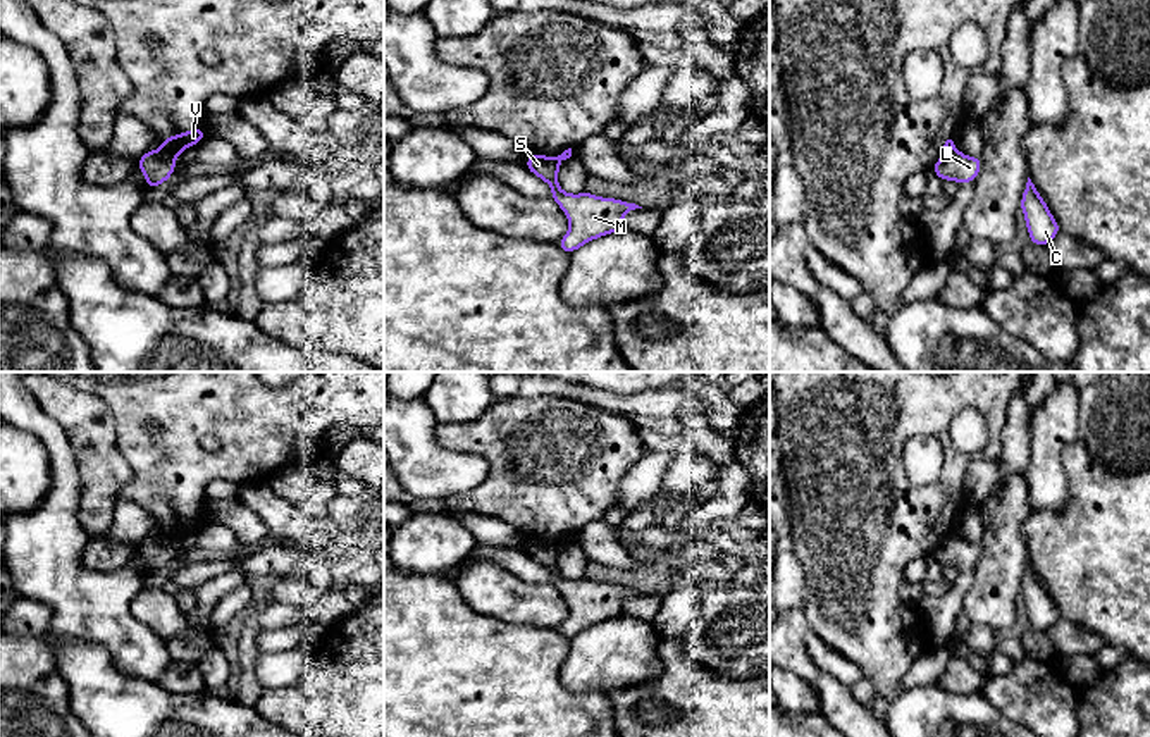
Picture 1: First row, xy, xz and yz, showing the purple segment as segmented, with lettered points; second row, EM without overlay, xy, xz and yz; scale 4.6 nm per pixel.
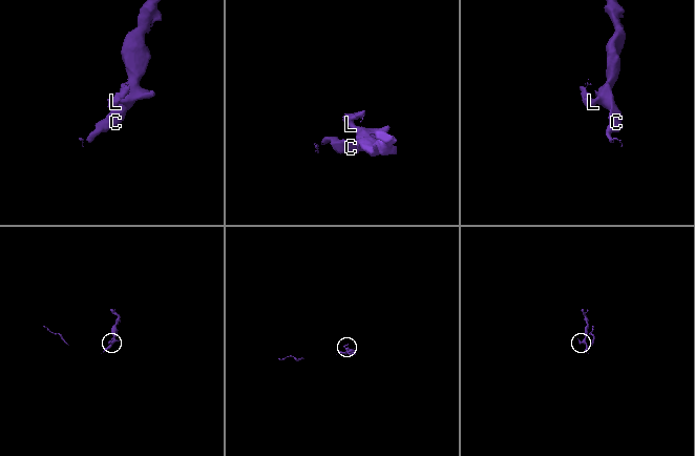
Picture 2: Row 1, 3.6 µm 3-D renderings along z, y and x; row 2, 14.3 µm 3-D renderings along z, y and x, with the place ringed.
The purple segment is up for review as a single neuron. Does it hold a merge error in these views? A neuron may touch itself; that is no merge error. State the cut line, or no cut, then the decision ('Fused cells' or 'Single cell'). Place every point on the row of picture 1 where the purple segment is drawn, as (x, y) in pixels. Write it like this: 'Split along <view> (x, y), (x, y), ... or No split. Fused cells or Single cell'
Split along xy (160, 148), (173, 157). Fused cells

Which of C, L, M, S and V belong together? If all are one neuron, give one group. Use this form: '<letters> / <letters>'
C L M S / V

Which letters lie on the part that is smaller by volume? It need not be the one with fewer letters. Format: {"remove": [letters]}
{"remove": ["V"]}

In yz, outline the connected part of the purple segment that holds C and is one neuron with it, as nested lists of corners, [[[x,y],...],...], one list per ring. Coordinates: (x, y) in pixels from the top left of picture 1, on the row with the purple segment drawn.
[[[1029,177],[1023,191],[1021,210],[1033,245],[1047,246],[1060,232],[1057,220]]]

